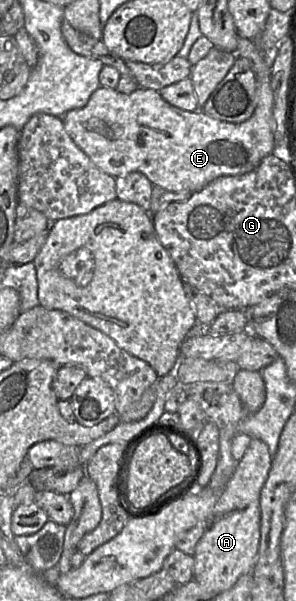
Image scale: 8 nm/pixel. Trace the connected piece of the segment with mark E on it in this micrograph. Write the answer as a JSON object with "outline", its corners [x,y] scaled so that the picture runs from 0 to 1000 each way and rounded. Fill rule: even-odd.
{"outline":[[[865,126],[865,180],[855,191],[818,205],[777,205],[720,196],[686,183],[625,185],[568,171],[537,151],[466,146],[422,156],[341,141],[291,176],[226,186],[213,195],[220,218],[253,240],[355,288],[382,295],[473,286],[520,309],[581,319],[669,319],[747,293],[797,293],[858,283],[929,245],[916,216],[922,155],[912,126]]]}

